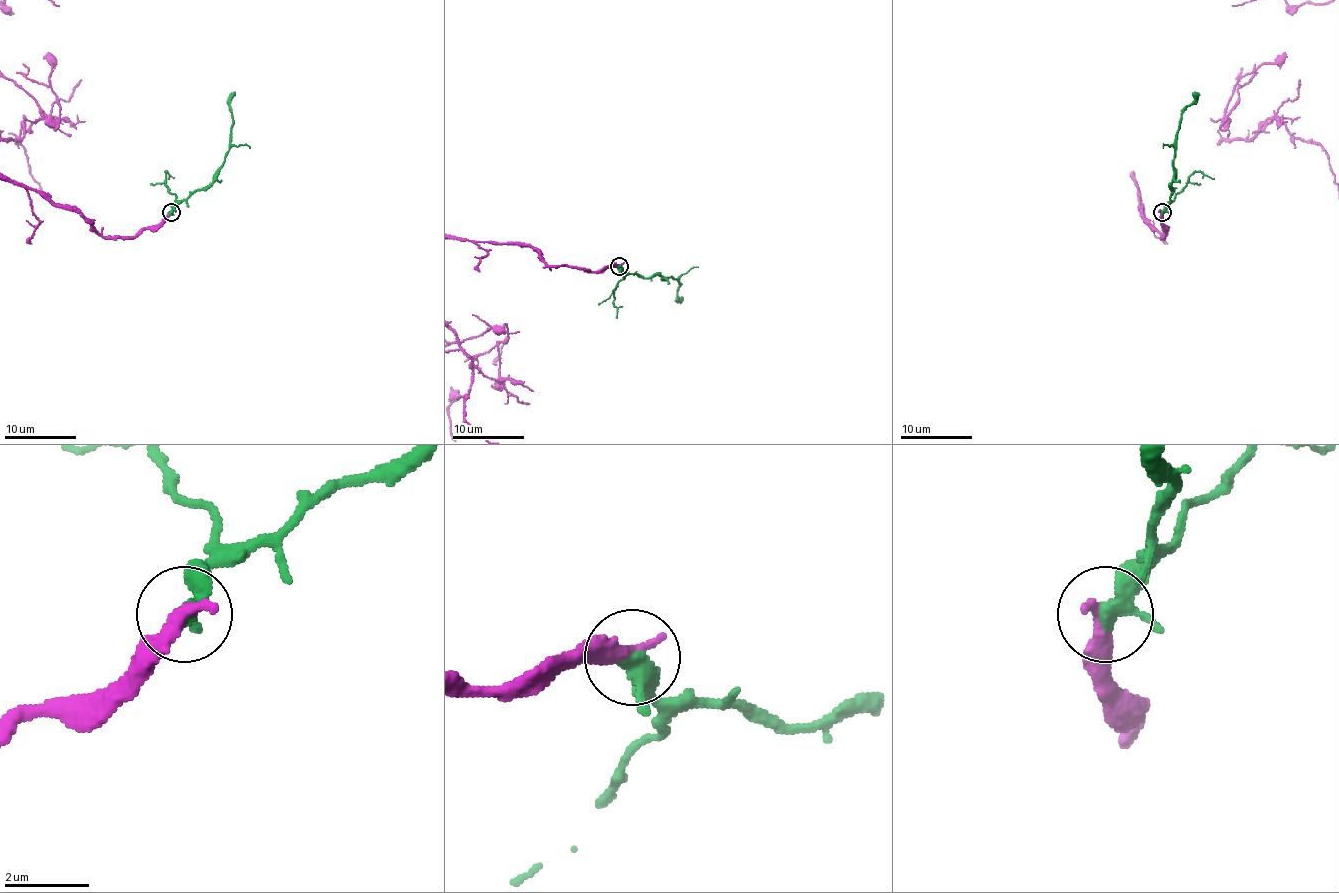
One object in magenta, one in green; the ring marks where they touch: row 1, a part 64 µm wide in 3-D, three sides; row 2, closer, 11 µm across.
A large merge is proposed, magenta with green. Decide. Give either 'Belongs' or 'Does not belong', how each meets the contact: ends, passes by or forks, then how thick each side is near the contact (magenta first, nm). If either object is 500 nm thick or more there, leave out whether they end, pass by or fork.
Belongs. At the ring magenta ends. At the ring green passes by. Thickness 400 nm (magenta) against 360 nm

